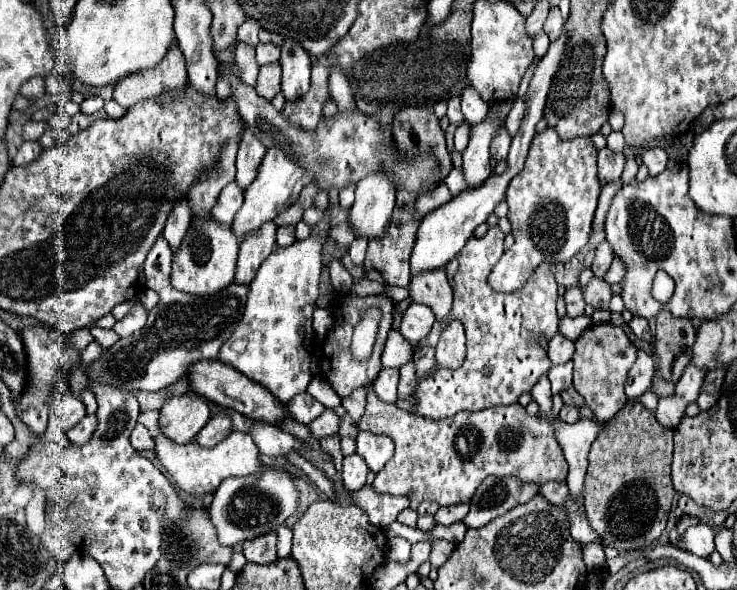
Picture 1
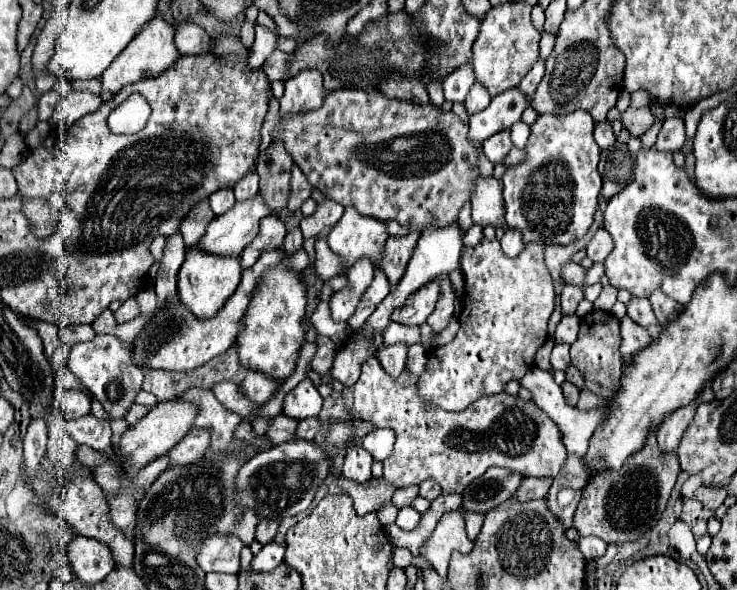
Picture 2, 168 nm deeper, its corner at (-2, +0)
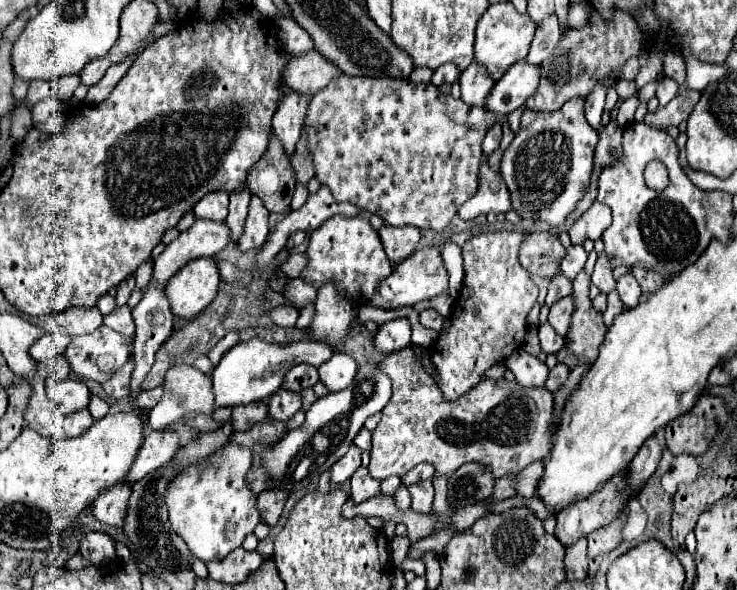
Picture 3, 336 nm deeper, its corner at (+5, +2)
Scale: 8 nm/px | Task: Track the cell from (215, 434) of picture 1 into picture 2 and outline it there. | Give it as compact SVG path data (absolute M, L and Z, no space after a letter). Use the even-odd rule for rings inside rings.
M194 427L174 449L170 449L170 465L188 465L198 461L210 447L210 431Z

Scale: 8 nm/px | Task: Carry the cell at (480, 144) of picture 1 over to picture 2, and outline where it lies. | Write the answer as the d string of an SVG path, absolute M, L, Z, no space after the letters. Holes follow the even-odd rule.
M518 87L510 89L506 93L500 93L498 97L494 97L490 101L490 105L486 109L482 109L480 113L474 113L470 117L470 125L468 125L470 141L482 145L494 133L498 133L502 129L510 129L514 123L520 121L522 111L526 107L528 107L528 101L518 91Z

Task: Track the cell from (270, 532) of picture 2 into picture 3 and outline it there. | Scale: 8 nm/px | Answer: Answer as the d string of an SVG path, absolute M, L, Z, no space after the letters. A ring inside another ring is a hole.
M265 489L259 497L257 497L257 509L261 511L261 521L275 527L281 511L285 507L287 501L287 491L275 491L275 489Z

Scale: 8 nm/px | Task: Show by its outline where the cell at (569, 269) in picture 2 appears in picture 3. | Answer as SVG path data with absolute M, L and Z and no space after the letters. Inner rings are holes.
M551 231L529 233L519 247L521 265L539 277L551 279L559 271L559 263L565 255L563 245Z

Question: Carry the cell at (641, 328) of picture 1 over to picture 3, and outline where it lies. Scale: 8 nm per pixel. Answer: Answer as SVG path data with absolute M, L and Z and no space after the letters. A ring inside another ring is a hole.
M625 273L623 277L617 279L617 291L619 291L619 297L621 297L625 307L635 307L637 305L641 289L639 289L639 283L635 281L635 277L631 273Z

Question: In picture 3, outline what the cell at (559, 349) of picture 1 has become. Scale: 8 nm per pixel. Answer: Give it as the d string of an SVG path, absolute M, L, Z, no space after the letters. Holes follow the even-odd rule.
M569 295L569 297L563 297L559 299L557 303L551 305L551 311L549 311L549 323L551 327L565 337L569 325L571 325L571 315L575 311L575 295Z

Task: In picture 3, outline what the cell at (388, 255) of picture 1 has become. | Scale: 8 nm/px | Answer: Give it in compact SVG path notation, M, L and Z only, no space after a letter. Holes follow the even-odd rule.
M383 225L379 229L379 237L383 241L383 247L393 263L401 263L405 257L409 257L417 243L419 243L419 229L417 227L391 227Z

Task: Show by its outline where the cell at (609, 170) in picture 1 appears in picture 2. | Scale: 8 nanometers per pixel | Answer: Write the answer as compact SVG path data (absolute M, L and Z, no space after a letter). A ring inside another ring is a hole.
M608 121L596 123L596 127L594 127L594 139L596 139L596 143L598 143L598 147L600 147L602 151L610 149L610 145L616 143L616 135L612 133L612 127L610 127Z

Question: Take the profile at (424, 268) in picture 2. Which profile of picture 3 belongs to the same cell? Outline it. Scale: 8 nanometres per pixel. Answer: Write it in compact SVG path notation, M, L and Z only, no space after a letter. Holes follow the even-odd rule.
M253 337L249 341L239 341L223 355L219 365L213 369L211 383L213 383L213 391L215 391L215 407L233 407L233 405L243 405L243 403L263 401L281 387L285 373L293 365L308 363L319 367L322 363L327 362L334 352L333 347L318 341L295 341L289 345L267 343L257 337Z

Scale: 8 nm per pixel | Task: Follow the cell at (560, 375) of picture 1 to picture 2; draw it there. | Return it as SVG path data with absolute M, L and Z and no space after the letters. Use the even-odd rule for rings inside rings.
M556 345L552 351L552 369L554 371L566 371L570 365L570 355L568 355L568 345Z

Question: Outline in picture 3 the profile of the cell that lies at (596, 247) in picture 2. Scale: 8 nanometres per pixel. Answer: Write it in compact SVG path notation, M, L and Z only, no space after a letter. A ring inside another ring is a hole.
M595 201L569 229L569 237L573 245L581 245L585 239L597 241L603 231L611 225L611 209L603 207L603 203Z

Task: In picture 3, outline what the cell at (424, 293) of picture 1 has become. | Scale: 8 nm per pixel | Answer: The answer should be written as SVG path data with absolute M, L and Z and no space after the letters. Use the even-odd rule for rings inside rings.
M423 309L423 311L419 313L419 323L421 323L425 329L441 331L441 327L443 327L443 317L441 317L435 309Z

